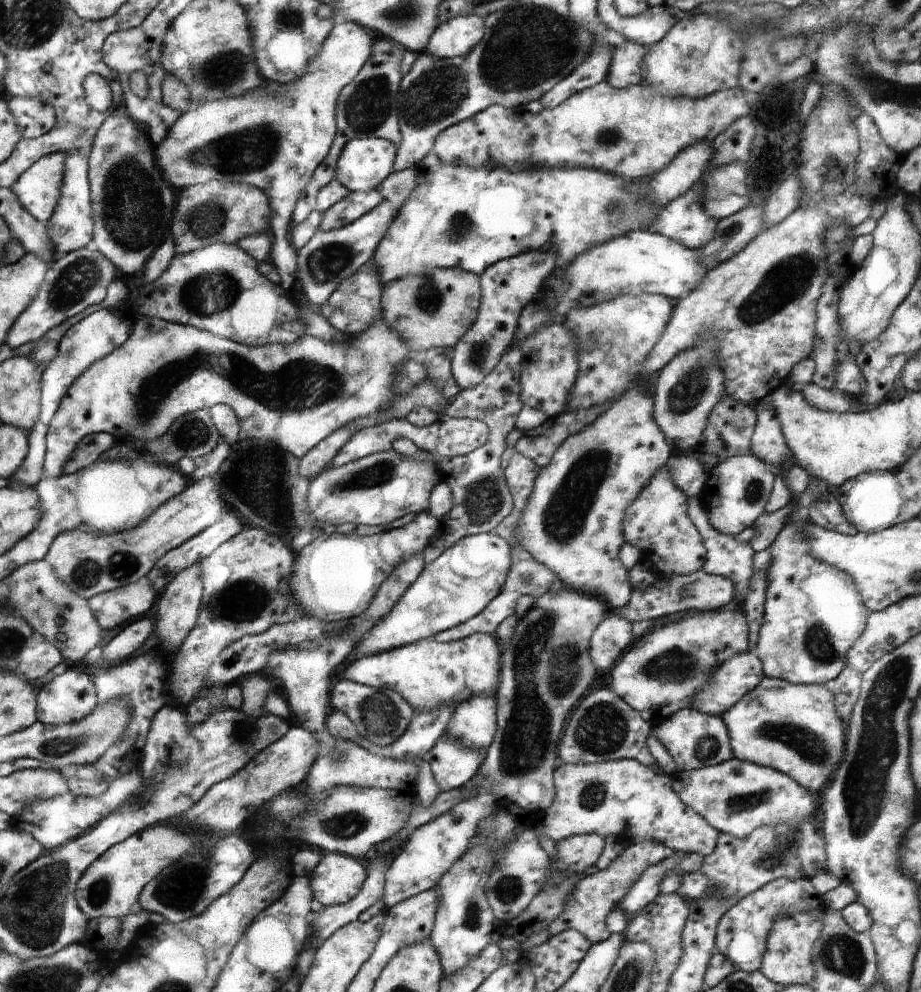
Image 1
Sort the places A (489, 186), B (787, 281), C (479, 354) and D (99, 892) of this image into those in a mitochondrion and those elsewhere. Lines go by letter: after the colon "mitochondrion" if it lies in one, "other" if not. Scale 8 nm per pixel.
A: other
B: mitochondrion
C: mitochondrion
D: mitochondrion

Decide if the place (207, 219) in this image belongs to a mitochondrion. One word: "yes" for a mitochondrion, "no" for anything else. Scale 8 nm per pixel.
yes

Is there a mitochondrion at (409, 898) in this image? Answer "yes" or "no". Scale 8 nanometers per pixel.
no

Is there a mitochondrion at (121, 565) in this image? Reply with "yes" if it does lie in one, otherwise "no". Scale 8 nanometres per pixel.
yes

